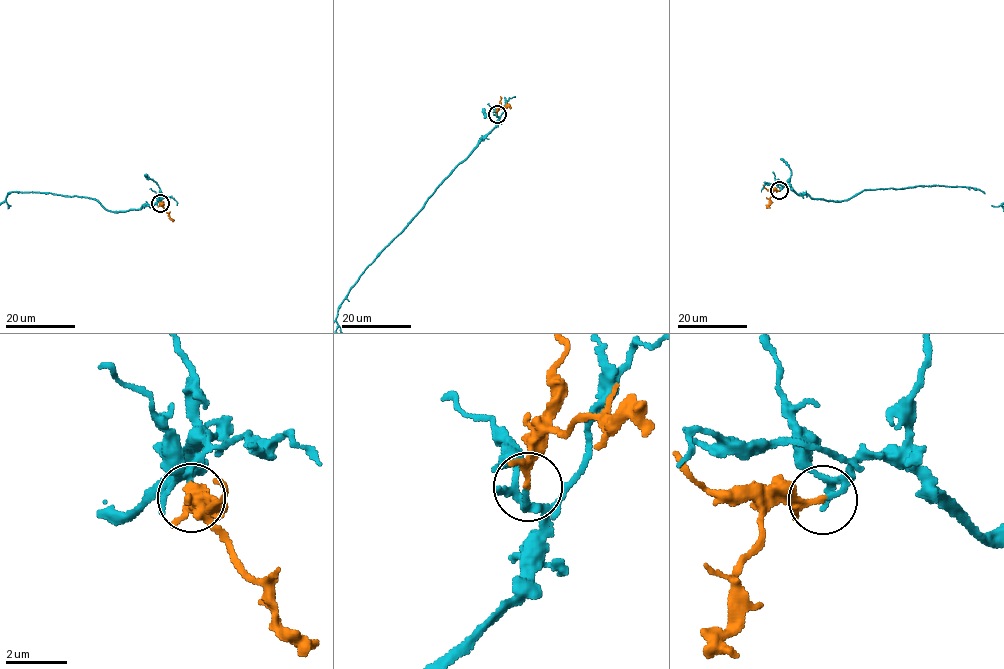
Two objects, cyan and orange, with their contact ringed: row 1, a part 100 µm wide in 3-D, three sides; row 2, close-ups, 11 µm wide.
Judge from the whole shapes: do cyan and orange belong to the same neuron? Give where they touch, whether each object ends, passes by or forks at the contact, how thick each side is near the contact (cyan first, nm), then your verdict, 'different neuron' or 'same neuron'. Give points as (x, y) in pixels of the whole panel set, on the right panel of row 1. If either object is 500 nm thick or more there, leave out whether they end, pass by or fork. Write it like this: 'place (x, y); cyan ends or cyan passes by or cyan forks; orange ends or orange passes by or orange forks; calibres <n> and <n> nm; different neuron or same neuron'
place (779, 190); cyan passes by; orange passes by; calibres 140 and 150 nm; same neuron

